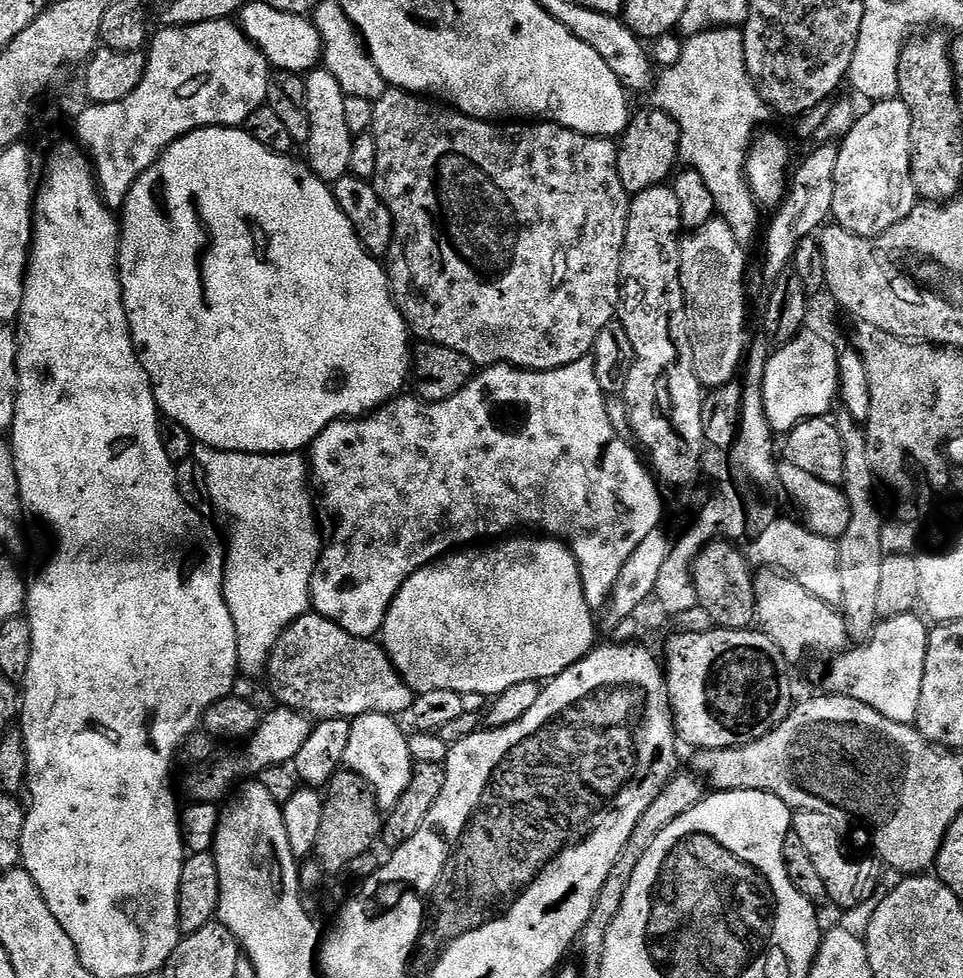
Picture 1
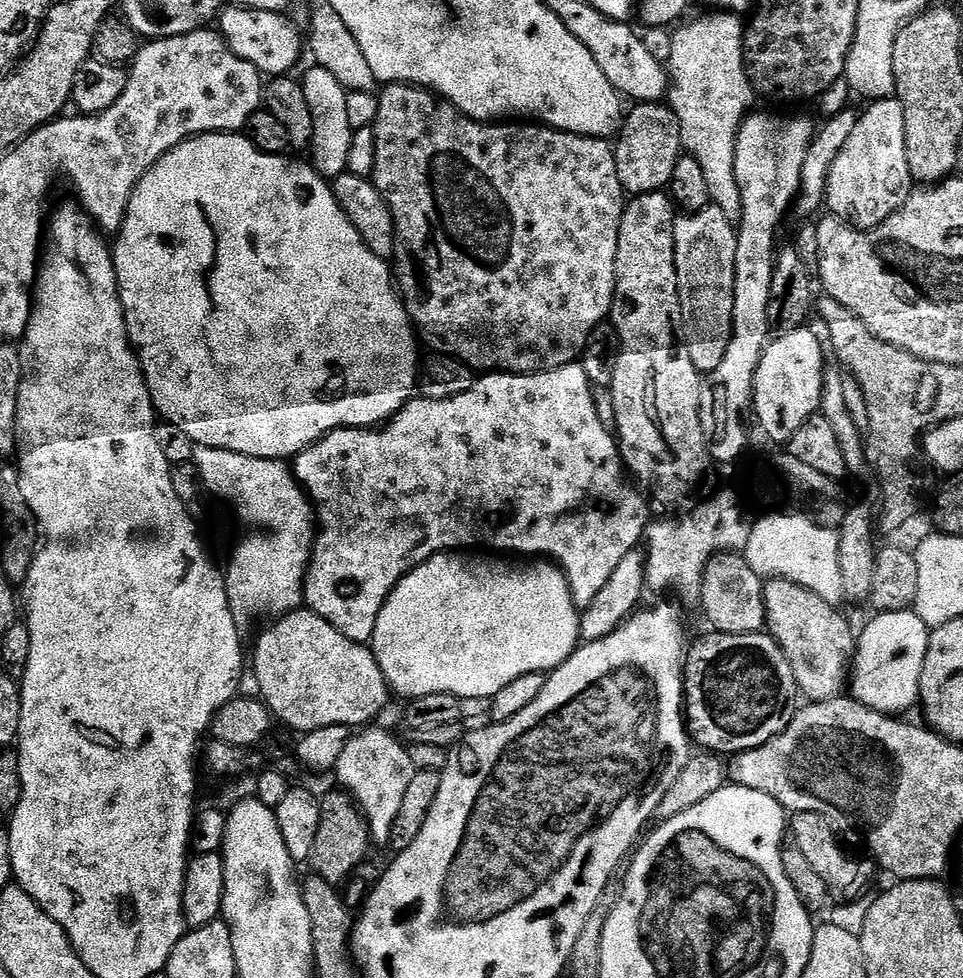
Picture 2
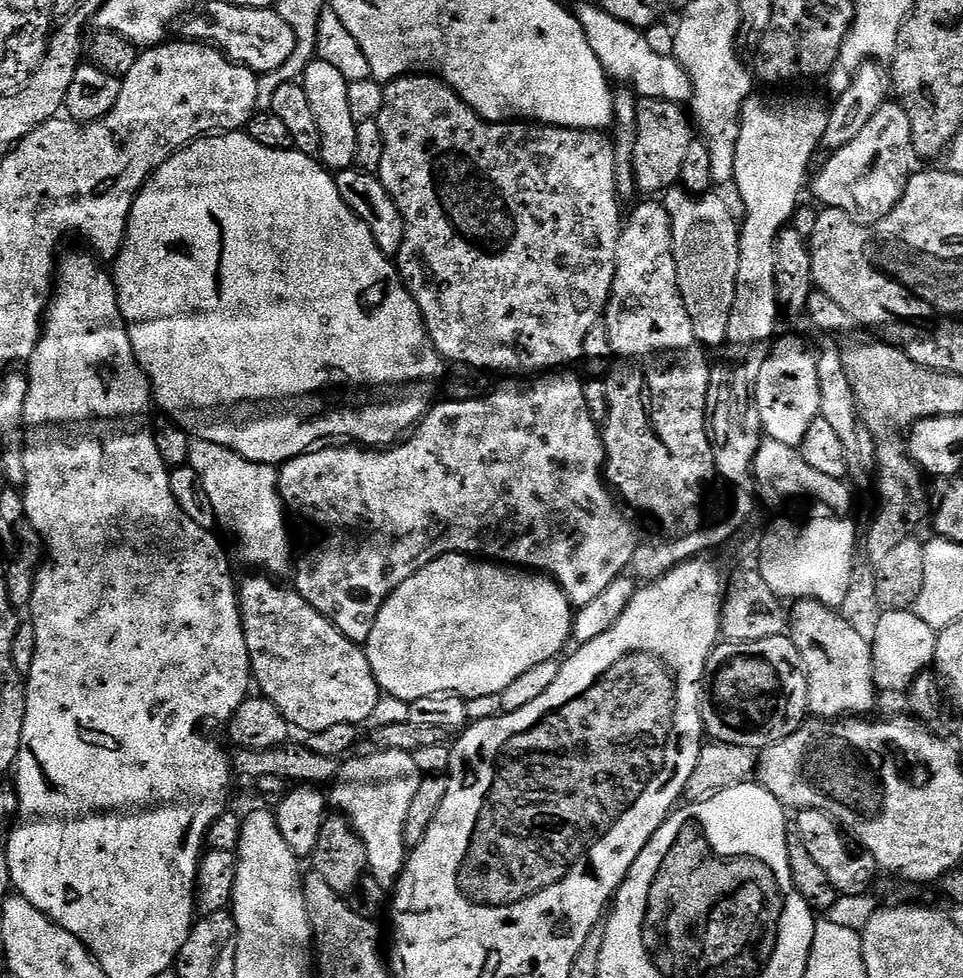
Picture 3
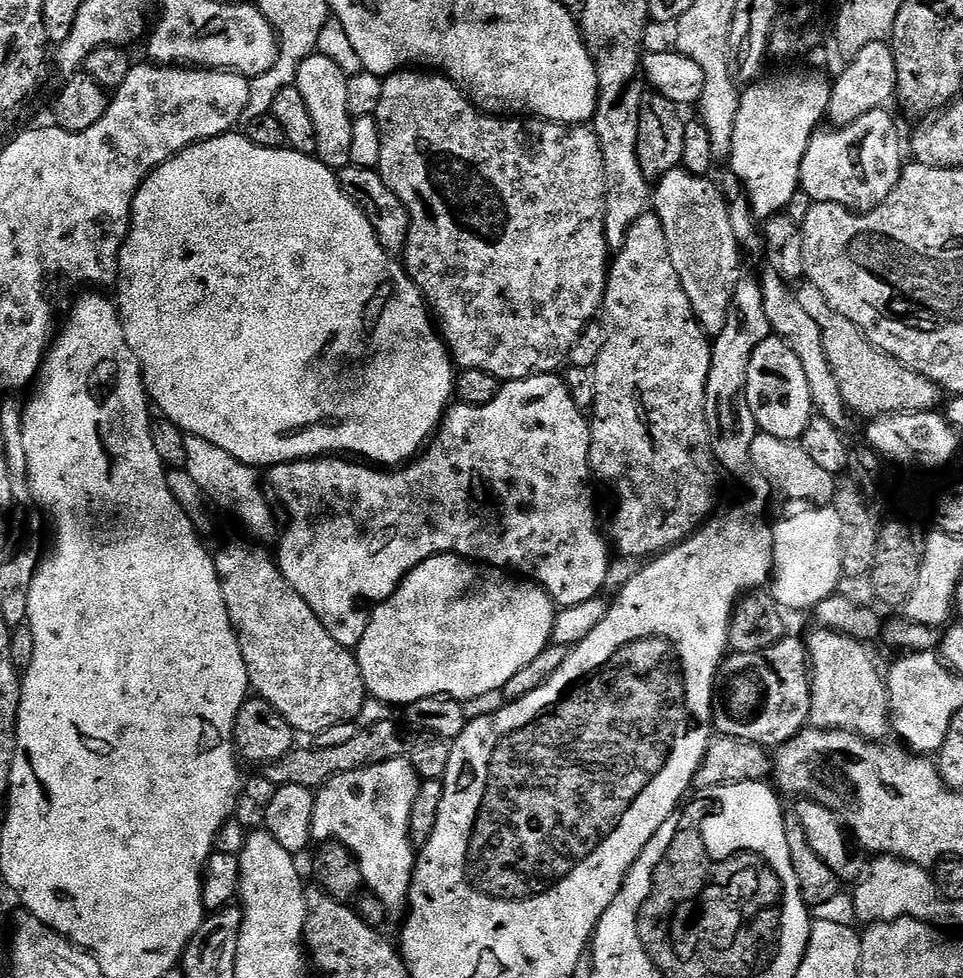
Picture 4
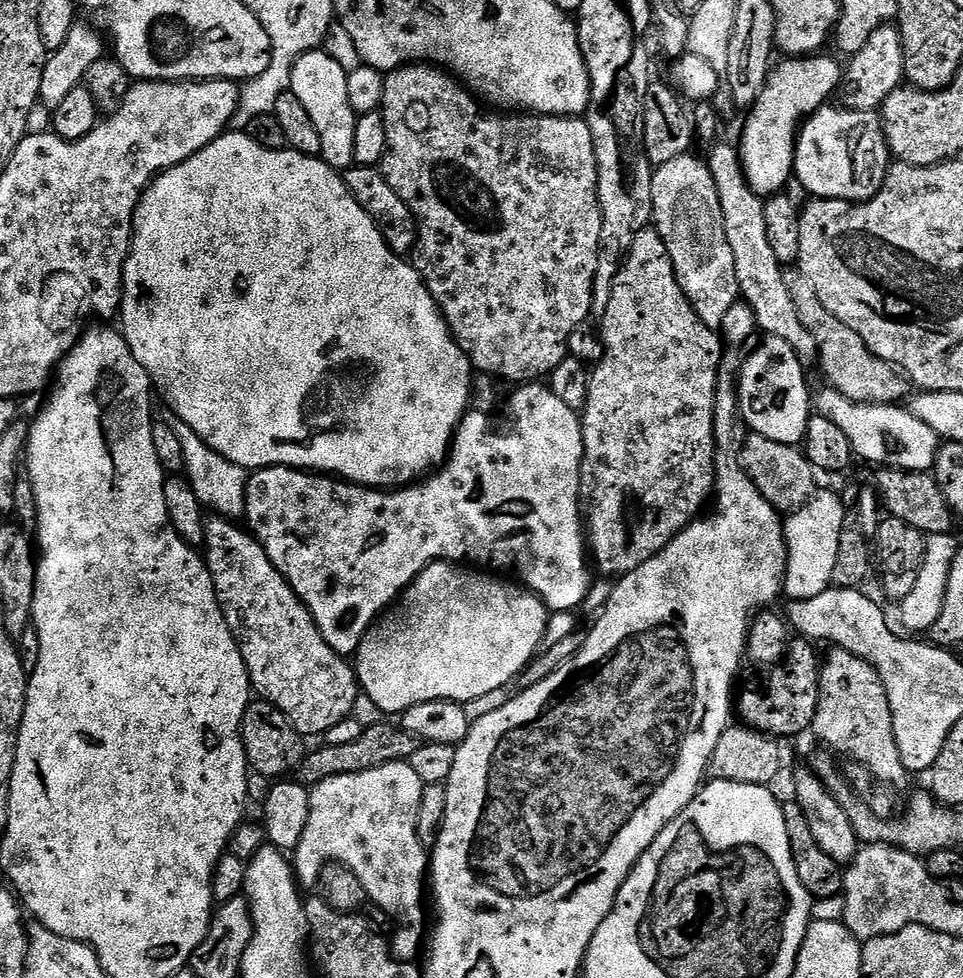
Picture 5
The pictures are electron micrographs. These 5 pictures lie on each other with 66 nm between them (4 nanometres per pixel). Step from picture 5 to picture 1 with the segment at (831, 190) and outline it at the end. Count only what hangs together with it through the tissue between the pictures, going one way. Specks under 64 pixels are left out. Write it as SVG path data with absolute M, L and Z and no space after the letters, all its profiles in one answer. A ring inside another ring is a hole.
M881 100L873 103L864 117L855 121L839 145L838 170L834 170L834 206L831 219L850 234L880 236L890 226L898 226L916 209L918 197L912 177L912 143L910 142L910 110L904 101Z

